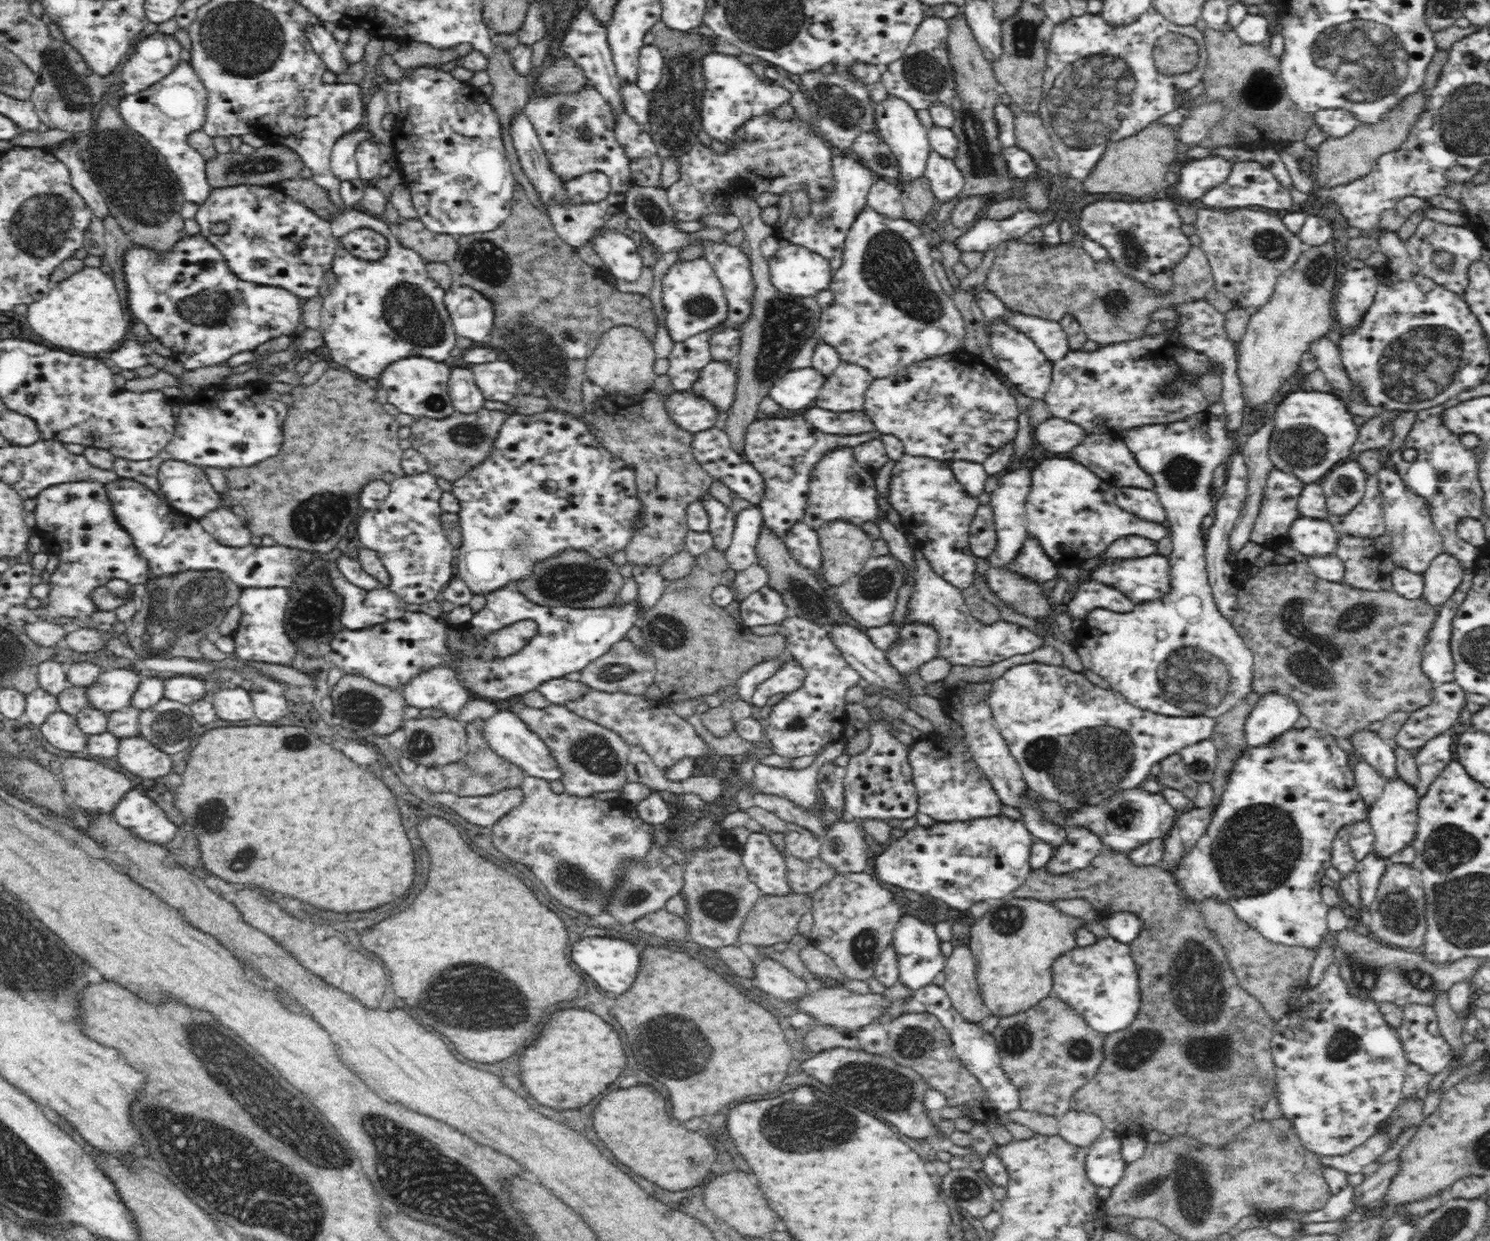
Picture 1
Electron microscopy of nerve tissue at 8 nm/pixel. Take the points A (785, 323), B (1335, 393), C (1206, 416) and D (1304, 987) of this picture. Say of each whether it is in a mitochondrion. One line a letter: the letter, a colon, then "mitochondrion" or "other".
A: mitochondrion
B: other
C: other
D: other

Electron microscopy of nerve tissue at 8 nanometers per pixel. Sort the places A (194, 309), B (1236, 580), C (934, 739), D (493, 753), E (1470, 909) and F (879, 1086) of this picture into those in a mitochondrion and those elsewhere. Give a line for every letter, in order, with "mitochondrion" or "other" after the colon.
A: mitochondrion
B: other
C: other
D: other
E: mitochondrion
F: mitochondrion

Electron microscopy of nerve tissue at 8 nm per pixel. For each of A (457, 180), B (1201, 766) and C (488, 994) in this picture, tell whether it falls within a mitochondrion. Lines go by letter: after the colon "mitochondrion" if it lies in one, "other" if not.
A: mitochondrion
B: mitochondrion
C: mitochondrion

